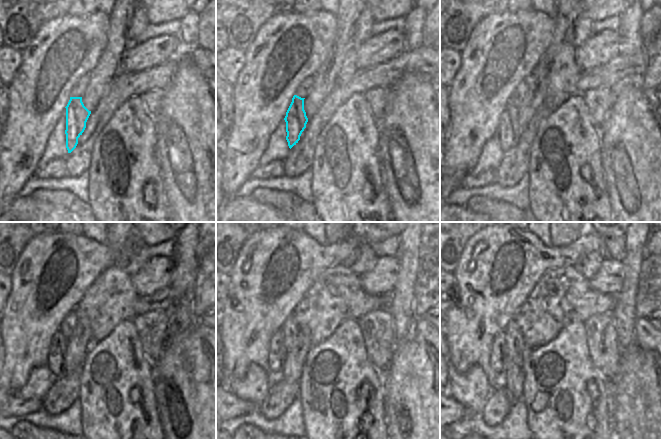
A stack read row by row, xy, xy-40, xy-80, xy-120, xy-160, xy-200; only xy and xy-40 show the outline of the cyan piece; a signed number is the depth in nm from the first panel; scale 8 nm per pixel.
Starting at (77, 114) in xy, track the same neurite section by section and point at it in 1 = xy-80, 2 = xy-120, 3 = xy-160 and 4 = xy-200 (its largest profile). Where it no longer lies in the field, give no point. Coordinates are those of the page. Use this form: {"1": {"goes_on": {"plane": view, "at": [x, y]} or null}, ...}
{"1": {"goes_on": {"plane": "xy-80", "at": [508, 131]}}, "2": {"goes_on": {"plane": "xy-120", "at": [58, 343]}}, "3": {"goes_on": {"plane": "xy-160", "at": [277, 352]}}, "4": {"goes_on": {"plane": "xy-200", "at": [498, 351]}}}

